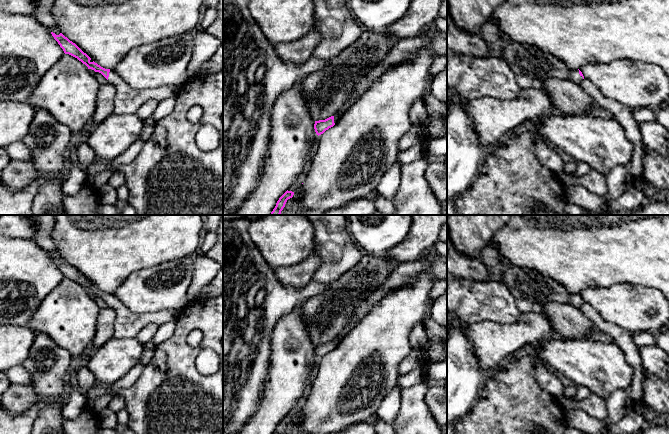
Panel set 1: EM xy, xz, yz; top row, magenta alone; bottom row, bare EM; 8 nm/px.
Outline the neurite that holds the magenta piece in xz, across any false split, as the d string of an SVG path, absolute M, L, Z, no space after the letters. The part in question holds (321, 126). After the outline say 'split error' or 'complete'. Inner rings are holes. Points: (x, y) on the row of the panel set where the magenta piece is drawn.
M339 111L335 116L331 116L325 120L315 121L314 129L316 134L319 136L333 127L340 120L342 113L343 111Z; split error

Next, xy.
M51 32L51 34L65 54L77 58L85 64L88 69L101 73L109 83L115 86L114 114L136 114L139 107L148 100L154 99L160 102L169 97L176 96L177 89L171 86L162 86L146 90L133 89L114 70L105 69L94 61L91 62L91 58L62 33L56 35Z; split error

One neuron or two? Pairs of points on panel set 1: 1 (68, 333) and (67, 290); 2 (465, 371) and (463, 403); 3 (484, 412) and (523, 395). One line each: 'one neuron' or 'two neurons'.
1: one neuron
2: one neuron
3: one neuron

